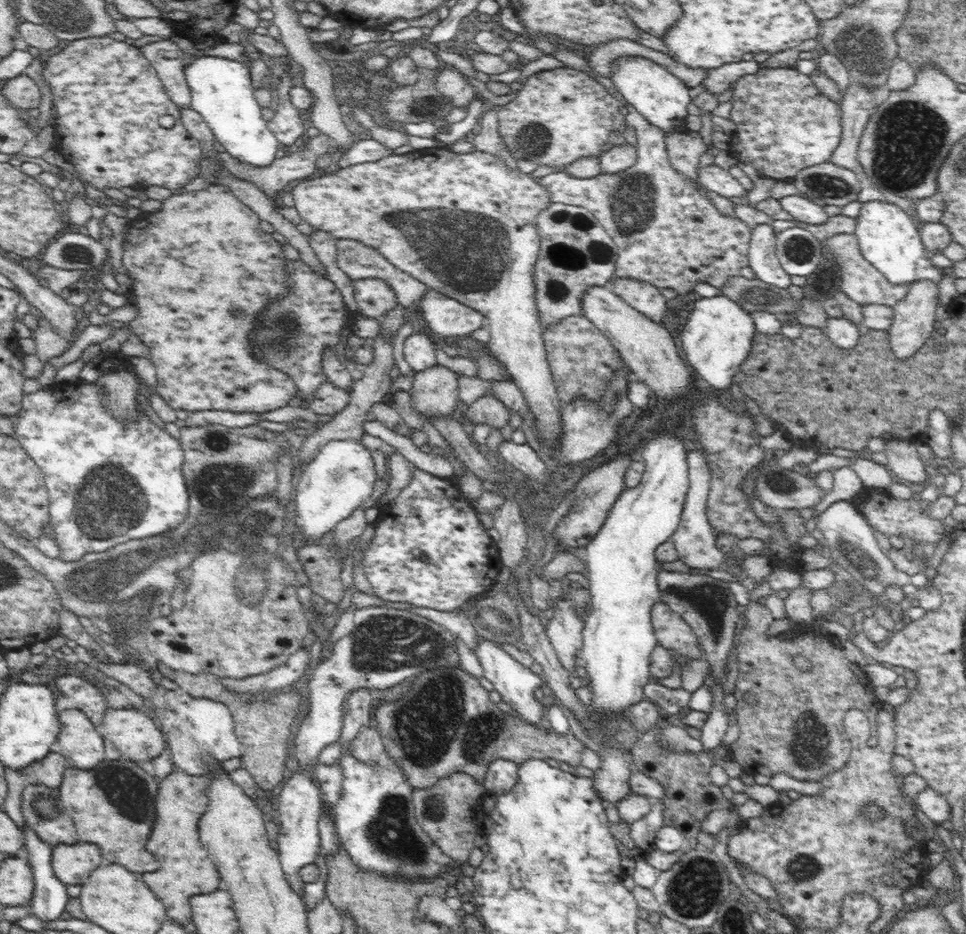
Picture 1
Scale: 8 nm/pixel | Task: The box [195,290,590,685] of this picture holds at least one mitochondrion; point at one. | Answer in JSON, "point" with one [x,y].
{"point":[389,642]}

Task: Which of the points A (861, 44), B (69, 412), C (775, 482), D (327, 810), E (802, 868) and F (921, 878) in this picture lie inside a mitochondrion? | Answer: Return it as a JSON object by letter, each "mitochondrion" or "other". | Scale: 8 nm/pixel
{"A":"mitochondrion","B":"other","C":"mitochondrion","D":"other","E":"mitochondrion","F":"other"}

